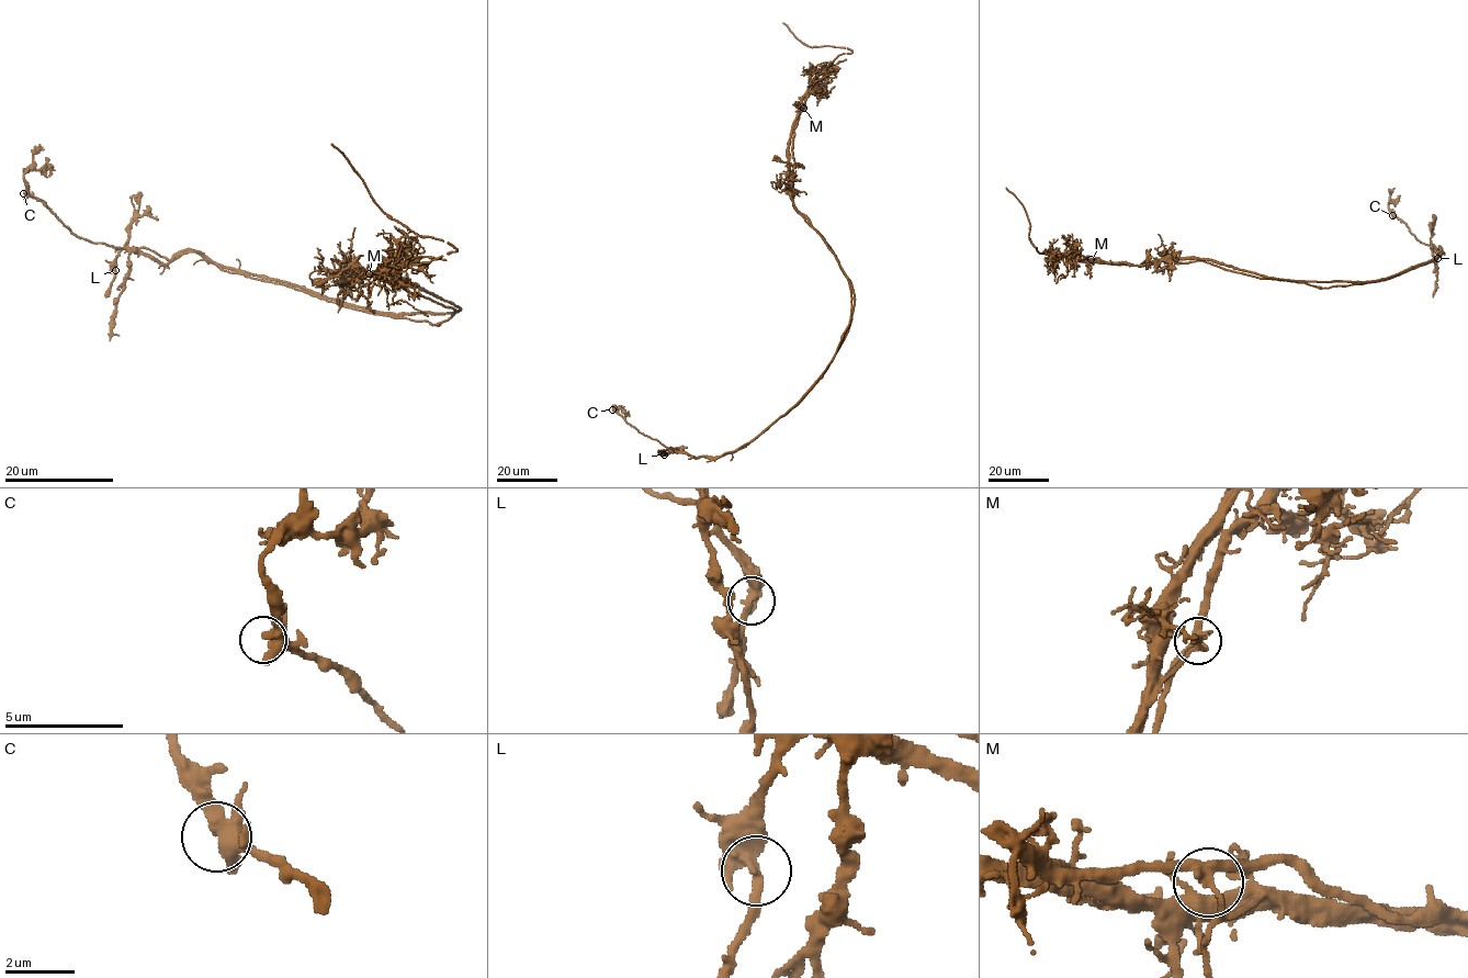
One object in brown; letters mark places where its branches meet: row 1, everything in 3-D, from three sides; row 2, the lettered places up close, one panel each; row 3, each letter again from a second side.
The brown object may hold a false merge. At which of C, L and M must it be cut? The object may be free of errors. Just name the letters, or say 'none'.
M

